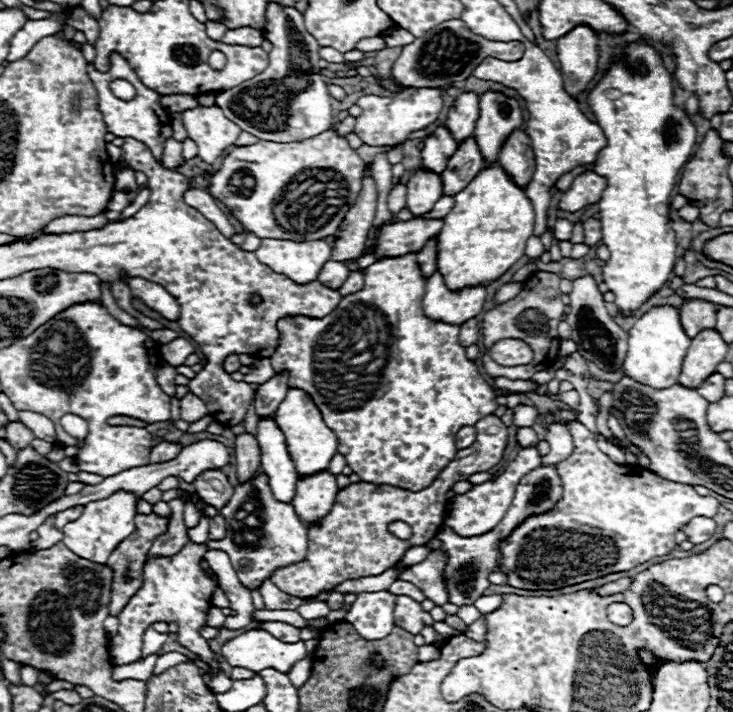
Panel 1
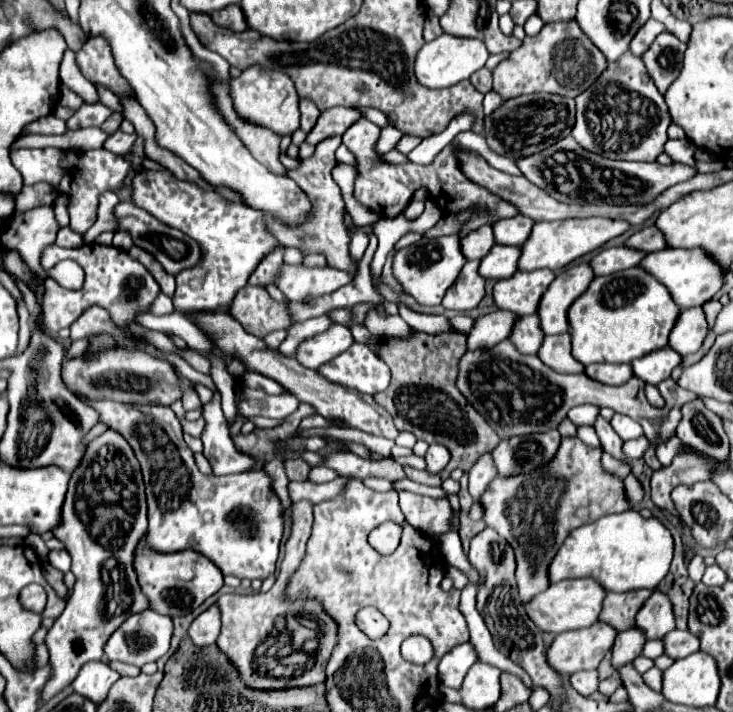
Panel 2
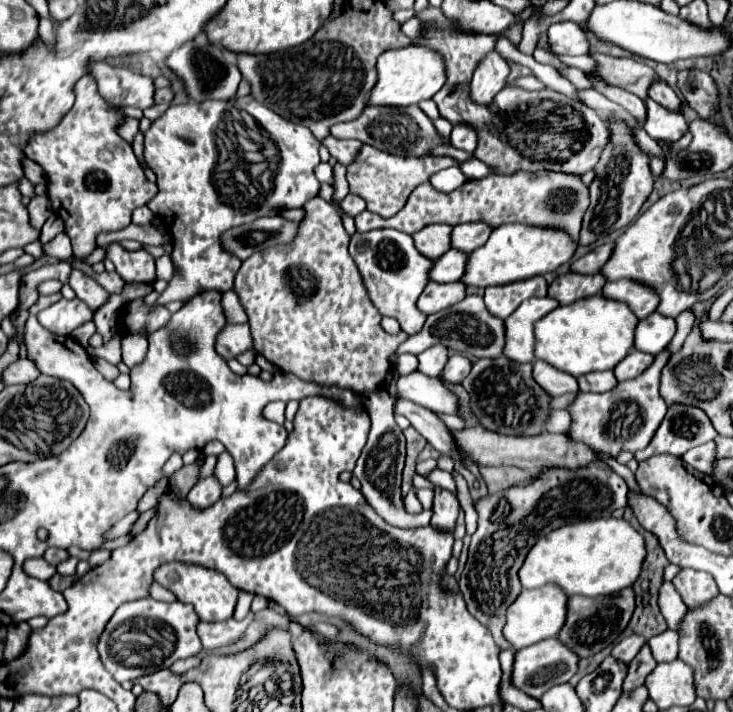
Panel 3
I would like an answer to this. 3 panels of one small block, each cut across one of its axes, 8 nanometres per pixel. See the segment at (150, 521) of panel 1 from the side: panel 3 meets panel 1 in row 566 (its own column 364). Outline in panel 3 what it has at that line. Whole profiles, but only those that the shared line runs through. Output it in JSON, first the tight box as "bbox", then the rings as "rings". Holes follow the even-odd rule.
{"bbox":[330,106,448,156],"rings":[[[370,106],[350,122],[340,122],[330,128],[330,134],[336,138],[356,138],[364,144],[370,144],[378,150],[396,154],[396,156],[426,156],[430,148],[448,144],[448,140],[442,140],[432,124],[432,120],[418,108],[418,106],[406,106],[406,108],[394,108],[394,106]]]}

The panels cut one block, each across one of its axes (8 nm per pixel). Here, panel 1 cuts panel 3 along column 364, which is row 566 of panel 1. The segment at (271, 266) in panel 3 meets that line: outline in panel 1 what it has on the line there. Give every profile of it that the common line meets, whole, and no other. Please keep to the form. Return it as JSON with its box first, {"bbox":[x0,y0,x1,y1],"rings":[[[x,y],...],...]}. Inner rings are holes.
{"bbox":[272,416,508,598],"rings":[[[486,416],[474,428],[478,432],[476,442],[466,450],[458,450],[456,460],[452,460],[452,464],[448,464],[448,468],[444,468],[444,472],[440,472],[440,476],[420,492],[410,492],[396,486],[372,482],[356,482],[338,490],[328,516],[324,516],[318,526],[308,528],[306,560],[276,570],[272,574],[272,582],[286,594],[310,598],[320,594],[322,590],[334,588],[344,580],[386,572],[402,560],[404,552],[410,546],[422,546],[428,540],[432,540],[444,524],[444,512],[448,506],[448,498],[444,494],[456,482],[466,480],[476,472],[490,470],[504,456],[508,444],[508,428],[498,416]],[[394,520],[402,520],[412,528],[410,540],[400,540],[388,532],[388,524]]]}

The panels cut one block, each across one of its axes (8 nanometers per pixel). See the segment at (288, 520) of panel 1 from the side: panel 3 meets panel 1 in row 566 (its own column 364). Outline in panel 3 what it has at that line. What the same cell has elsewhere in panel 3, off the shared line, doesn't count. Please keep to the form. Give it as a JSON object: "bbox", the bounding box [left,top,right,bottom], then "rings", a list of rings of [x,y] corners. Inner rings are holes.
{"bbox":[350,228,434,334],"rings":[[[394,228],[370,230],[364,234],[356,232],[350,240],[350,256],[356,262],[370,292],[370,300],[380,310],[380,314],[396,318],[406,334],[418,334],[422,330],[422,324],[426,322],[426,314],[418,312],[416,300],[430,282],[428,274],[434,262],[416,250],[412,236]]]}

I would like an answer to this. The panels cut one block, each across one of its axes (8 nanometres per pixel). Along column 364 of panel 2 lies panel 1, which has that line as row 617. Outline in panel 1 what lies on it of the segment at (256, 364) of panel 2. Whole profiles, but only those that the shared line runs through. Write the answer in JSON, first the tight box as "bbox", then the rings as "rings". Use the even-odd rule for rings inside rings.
{"bbox":[394,596,434,634],"rings":[[[398,596],[394,608],[394,624],[412,634],[420,634],[424,626],[434,626],[434,618],[422,608],[420,602],[412,600],[410,596]]]}

